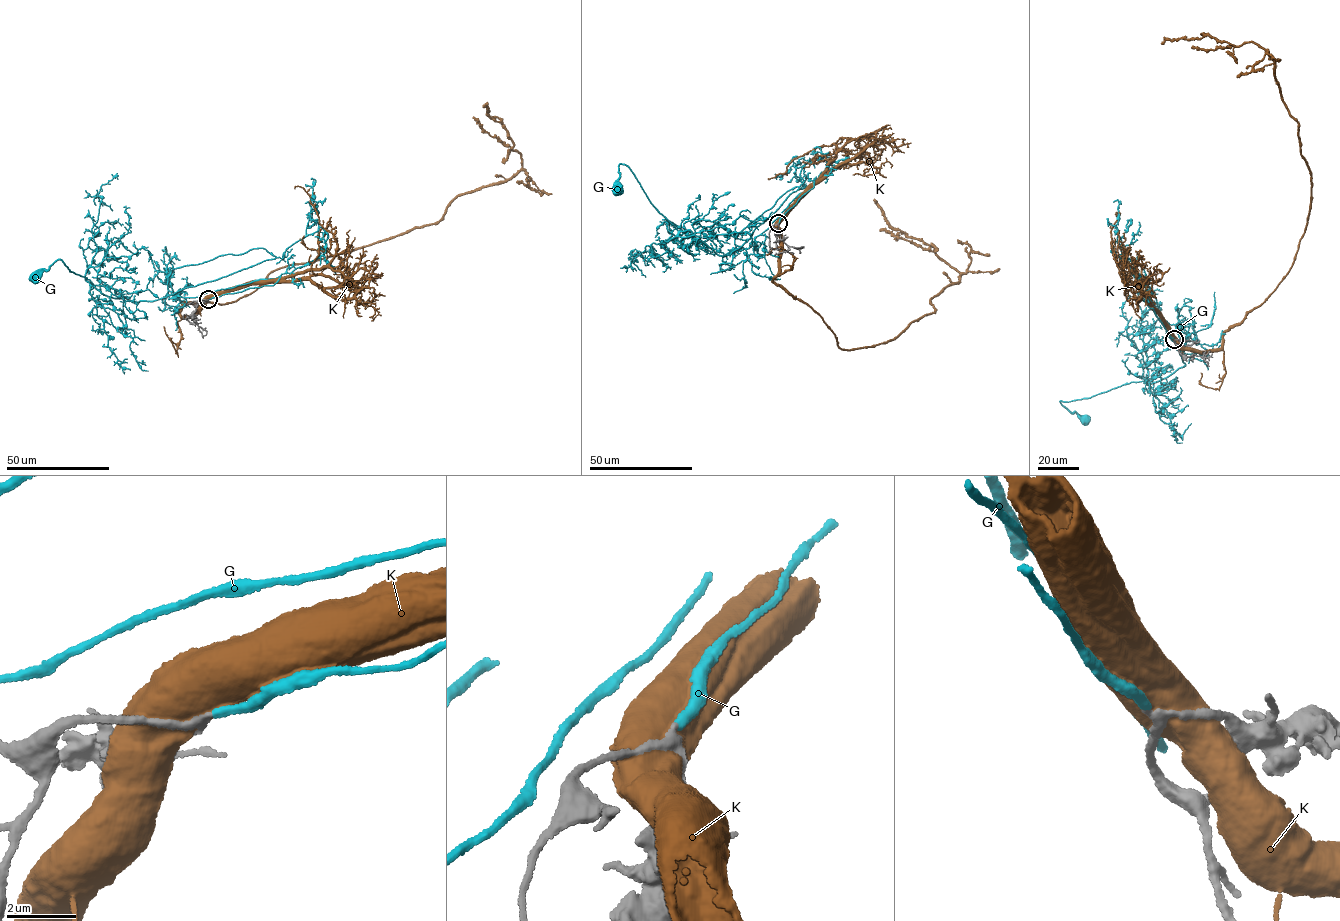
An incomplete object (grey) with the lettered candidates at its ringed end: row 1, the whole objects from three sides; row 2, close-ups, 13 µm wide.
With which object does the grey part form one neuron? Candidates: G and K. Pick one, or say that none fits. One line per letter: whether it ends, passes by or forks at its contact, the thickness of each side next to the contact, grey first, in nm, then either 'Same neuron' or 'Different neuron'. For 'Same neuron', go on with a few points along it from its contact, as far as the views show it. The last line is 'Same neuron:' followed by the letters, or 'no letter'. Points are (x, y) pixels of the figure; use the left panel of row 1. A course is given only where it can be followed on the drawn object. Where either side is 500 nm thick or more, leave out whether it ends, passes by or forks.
G: It ends there. Thickness 170 nm (grey) against 240 nm. Same neuron. Its course: (208, 299), (281, 274), (182, 297), (171, 270), (275, 256), (153, 300), (104, 295), (58, 259), (35, 278)
K: Thickness 220 nm (grey) against 800 nm. Different neuron
Same neuron: G

